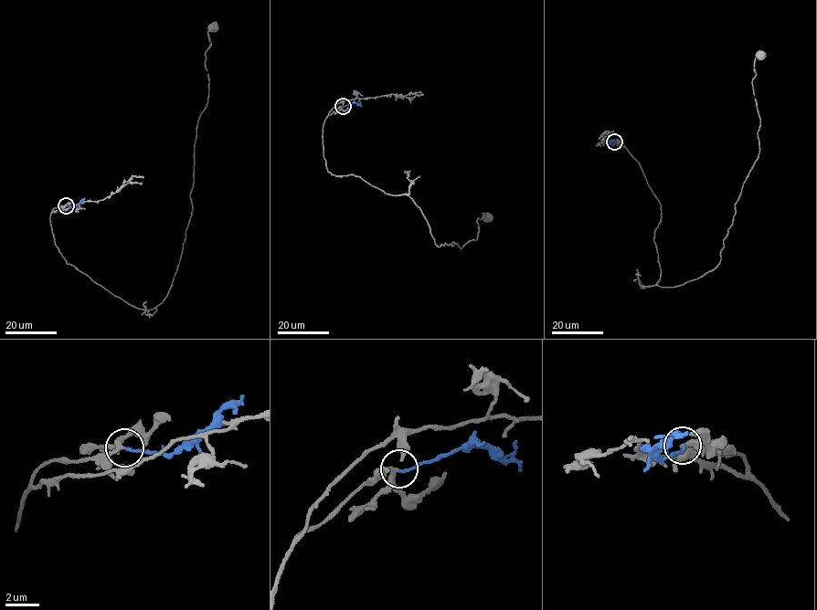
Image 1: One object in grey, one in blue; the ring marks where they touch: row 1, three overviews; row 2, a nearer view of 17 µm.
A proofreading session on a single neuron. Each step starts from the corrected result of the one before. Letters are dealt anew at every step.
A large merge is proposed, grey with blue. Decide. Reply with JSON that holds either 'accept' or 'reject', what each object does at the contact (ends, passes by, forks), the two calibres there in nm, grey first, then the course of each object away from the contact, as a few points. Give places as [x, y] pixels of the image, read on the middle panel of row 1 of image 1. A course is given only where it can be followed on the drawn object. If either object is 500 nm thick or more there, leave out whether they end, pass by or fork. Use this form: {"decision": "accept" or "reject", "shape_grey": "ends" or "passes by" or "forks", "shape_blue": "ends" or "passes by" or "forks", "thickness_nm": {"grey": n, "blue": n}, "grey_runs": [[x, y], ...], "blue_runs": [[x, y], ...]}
{"decision": "accept", "shape_grey": "forks", "shape_blue": "ends", "thickness_nm": {"grey": 200, "blue": 140}, "grey_runs": [[342, 107], [323, 123], [332, 174], [407, 194], [439, 247], [476, 240], [486, 215]], "blue_runs": [[342, 107], [361, 101]]}

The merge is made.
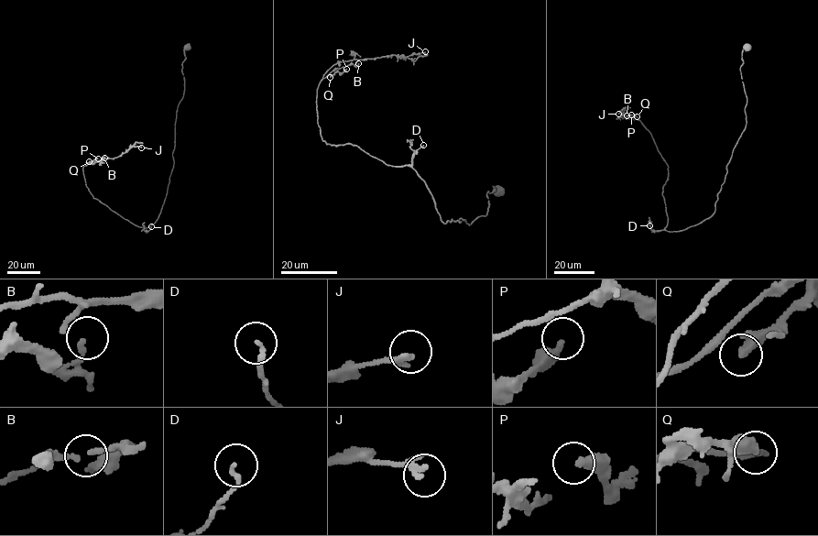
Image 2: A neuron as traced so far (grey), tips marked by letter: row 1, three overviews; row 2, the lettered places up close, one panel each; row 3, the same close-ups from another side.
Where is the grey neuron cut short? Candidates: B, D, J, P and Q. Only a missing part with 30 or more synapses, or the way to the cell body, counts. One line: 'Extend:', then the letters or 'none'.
Extend: P

